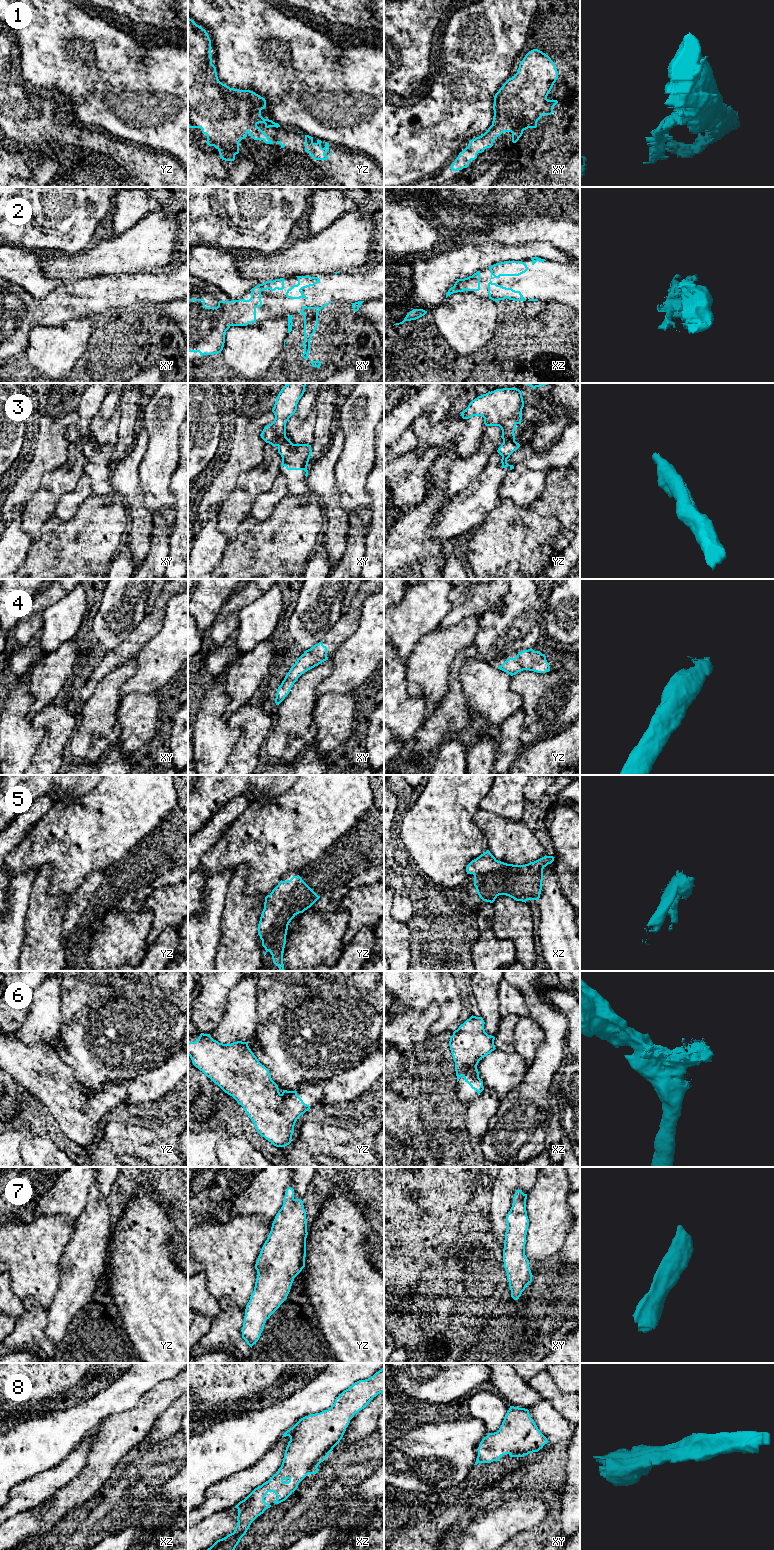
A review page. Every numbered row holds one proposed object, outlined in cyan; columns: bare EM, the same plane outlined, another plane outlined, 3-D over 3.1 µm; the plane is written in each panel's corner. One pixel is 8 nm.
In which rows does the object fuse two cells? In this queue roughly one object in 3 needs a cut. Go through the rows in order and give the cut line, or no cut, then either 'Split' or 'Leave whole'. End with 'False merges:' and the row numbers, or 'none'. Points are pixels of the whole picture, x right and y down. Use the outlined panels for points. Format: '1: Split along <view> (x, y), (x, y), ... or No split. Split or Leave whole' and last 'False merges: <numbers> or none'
1: No split. Leave whole
2: No split. Leave whole
3: Split along yz (514, 438), (503, 441). Split
4: No split. Leave whole
5: No split. Leave whole
6: No split. Leave whole
7: No split. Leave whole
8: No split. Leave whole
False merges: 3

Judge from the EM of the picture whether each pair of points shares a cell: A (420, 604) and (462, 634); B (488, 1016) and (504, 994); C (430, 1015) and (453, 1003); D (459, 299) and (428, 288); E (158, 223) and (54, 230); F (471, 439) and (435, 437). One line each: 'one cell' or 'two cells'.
A: two cells
B: two cells
C: two cells
D: two cells
E: two cells
F: one cell

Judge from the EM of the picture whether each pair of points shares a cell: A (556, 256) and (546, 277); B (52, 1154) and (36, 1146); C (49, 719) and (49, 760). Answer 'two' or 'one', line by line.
A: two
B: one
C: one

